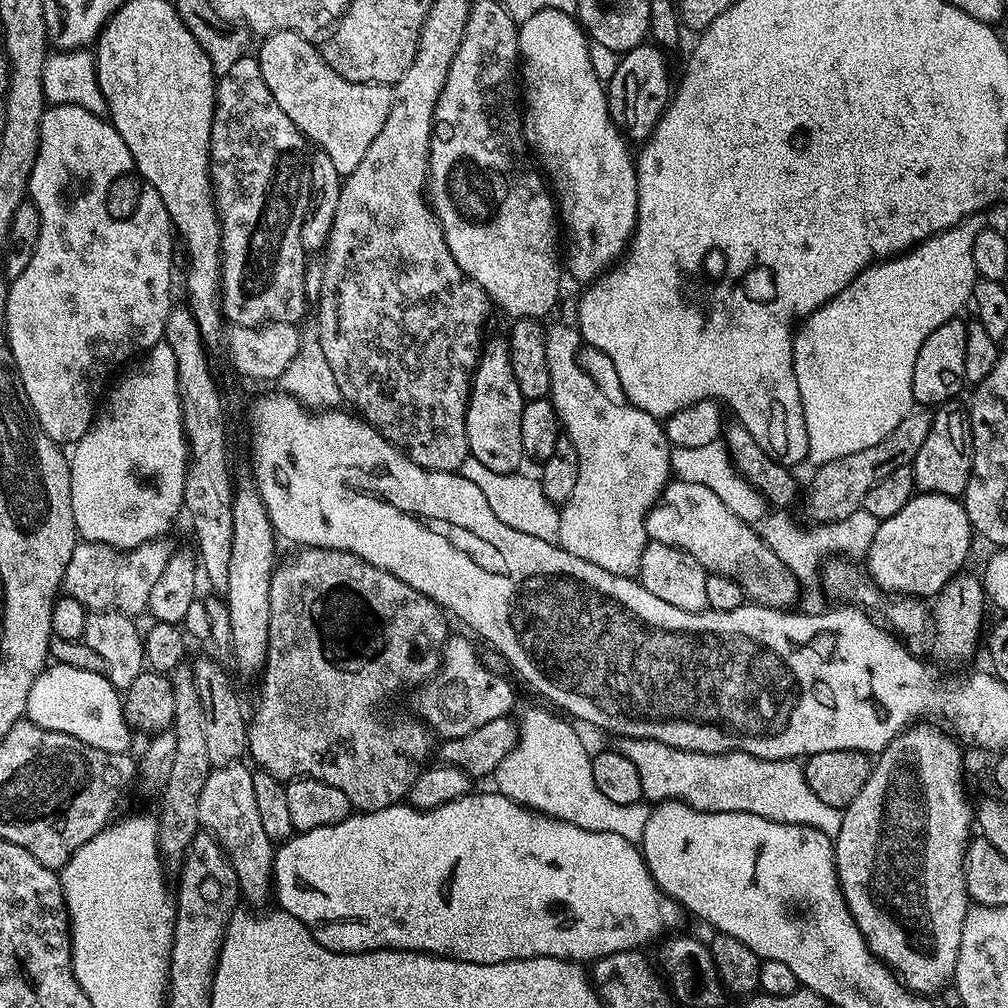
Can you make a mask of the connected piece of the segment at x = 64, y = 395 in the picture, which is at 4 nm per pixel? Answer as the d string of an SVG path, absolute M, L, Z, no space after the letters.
M53 104L45 108L44 117L41 120L40 148L37 150L37 158L29 175L27 195L40 215L40 233L38 246L34 246L34 258L30 258L30 266L26 266L26 270L22 270L22 274L18 274L18 278L11 281L8 286L6 298L8 345L12 351L12 362L16 373L20 375L20 381L26 390L27 407L36 417L36 423L55 444L72 446L77 440L82 439L86 430L92 425L102 400L102 393L109 383L108 375L115 368L122 367L127 360L135 361L141 354L149 352L155 344L163 341L166 318L170 318L170 310L174 307L174 300L172 300L174 229L162 198L158 198L154 186L146 183L144 176L137 170L134 158L130 154L130 146L122 142L122 134L118 134L112 121L78 105Z

